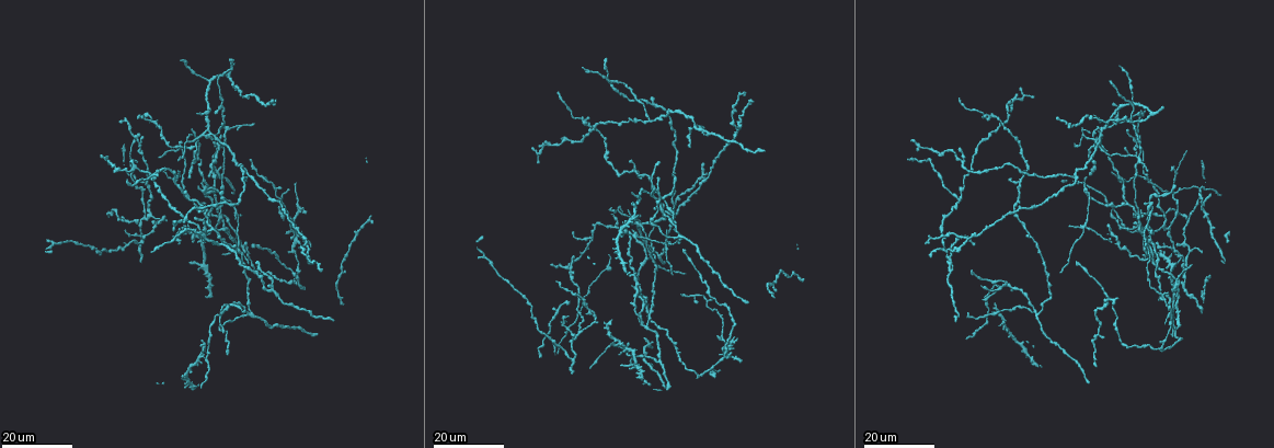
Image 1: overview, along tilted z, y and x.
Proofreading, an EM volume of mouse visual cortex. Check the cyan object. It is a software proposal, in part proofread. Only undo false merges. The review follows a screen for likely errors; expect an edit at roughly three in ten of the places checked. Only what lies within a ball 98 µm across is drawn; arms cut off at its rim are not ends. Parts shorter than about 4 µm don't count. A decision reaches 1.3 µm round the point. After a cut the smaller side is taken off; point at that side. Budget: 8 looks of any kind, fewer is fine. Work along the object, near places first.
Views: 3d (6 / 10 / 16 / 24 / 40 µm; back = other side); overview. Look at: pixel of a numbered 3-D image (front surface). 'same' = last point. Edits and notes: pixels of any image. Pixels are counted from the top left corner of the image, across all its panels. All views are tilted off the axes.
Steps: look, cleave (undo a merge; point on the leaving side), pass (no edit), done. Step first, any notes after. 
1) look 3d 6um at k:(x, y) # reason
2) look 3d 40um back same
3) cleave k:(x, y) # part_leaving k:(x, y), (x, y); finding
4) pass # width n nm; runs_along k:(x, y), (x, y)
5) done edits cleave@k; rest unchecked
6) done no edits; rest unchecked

look 3d 24um at 1:(1125, 201) # a fork

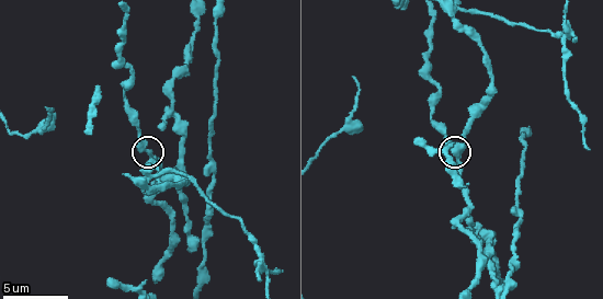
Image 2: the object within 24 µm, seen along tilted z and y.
look 3d 10um at 2:(149, 151)

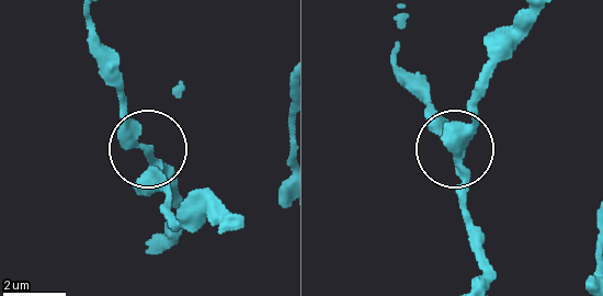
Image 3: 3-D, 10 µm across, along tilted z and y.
pass # width 280 nm; runs_along 3:(165, 228), (174, 182), (138, 137), (125, 95), (106, 81); continuous, no second neuron

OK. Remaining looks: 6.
look 3d 10um at 2:(565, 38) # four arms meet

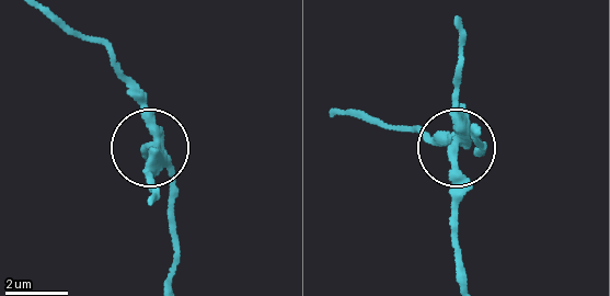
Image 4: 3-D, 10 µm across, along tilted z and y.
cleave 4:(146, 152) # width 350 nm; part_leaving 4:(467, 129), (459, 157), (461, 275); two neurons meet here

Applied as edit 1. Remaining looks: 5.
look overview

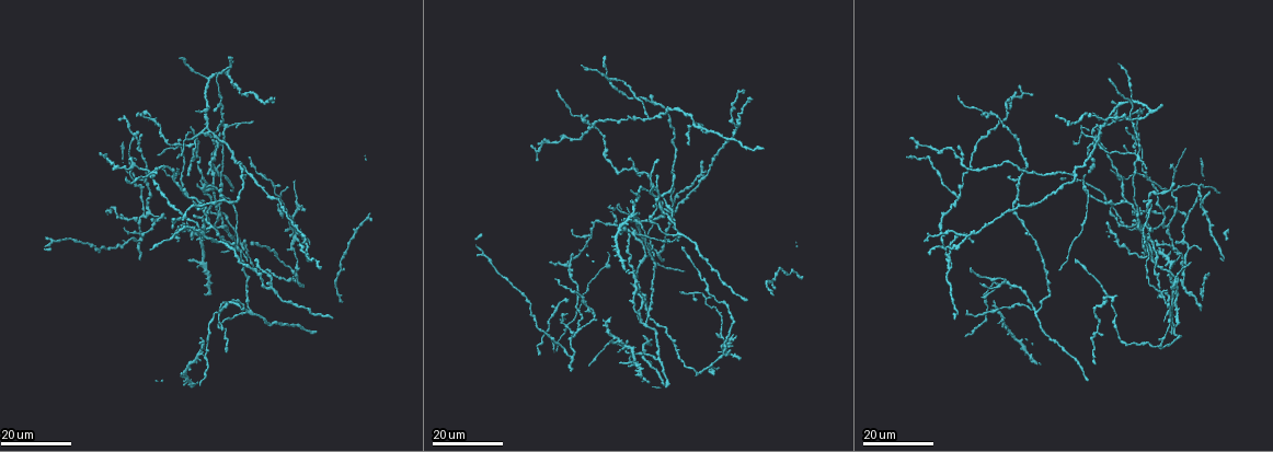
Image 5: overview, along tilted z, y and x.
look 3d 24um at 5:(137, 186) # calibre changes

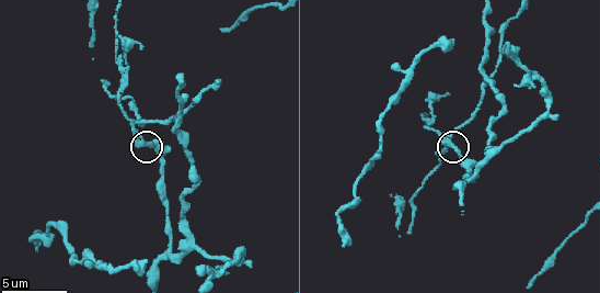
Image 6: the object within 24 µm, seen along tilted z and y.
look 3d 6um at 6:(457, 152)

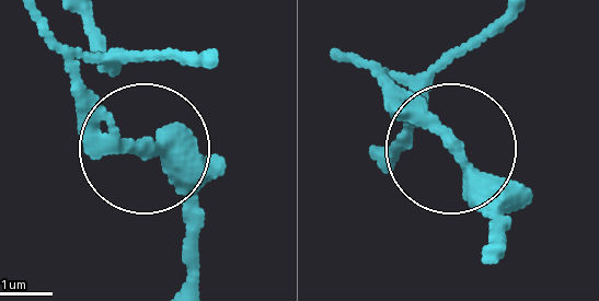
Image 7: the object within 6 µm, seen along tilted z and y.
cleave 7:(117, 65) # part_leaving 7:(94, 136), (107, 79), (147, 59), (186, 61); two neurons meet here

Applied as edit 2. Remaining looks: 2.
look 3d 16um at 5:(657, 358) # side arm on a straight run

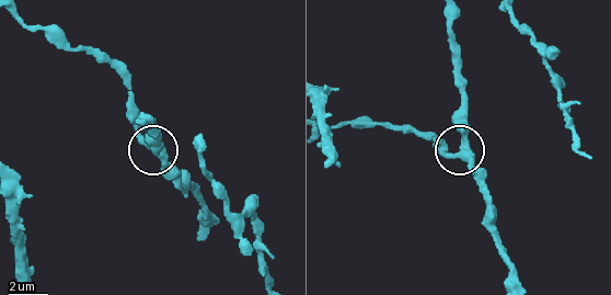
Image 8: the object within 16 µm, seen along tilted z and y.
look 3d 6um at 8:(461, 156)

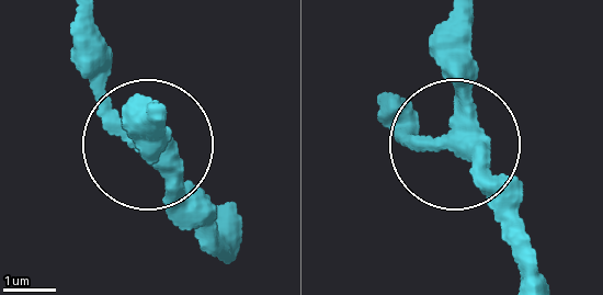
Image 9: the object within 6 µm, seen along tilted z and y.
pass # runs_along 9:(459, 23), (459, 148), (521, 215); all the same neuron

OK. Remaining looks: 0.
done edits cleave@4, cleave@7; rest unchecked

